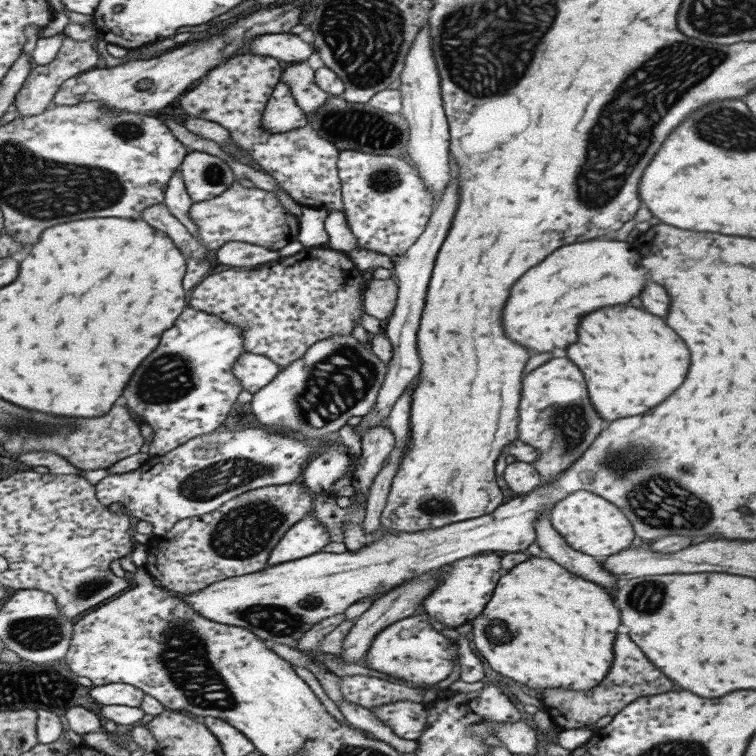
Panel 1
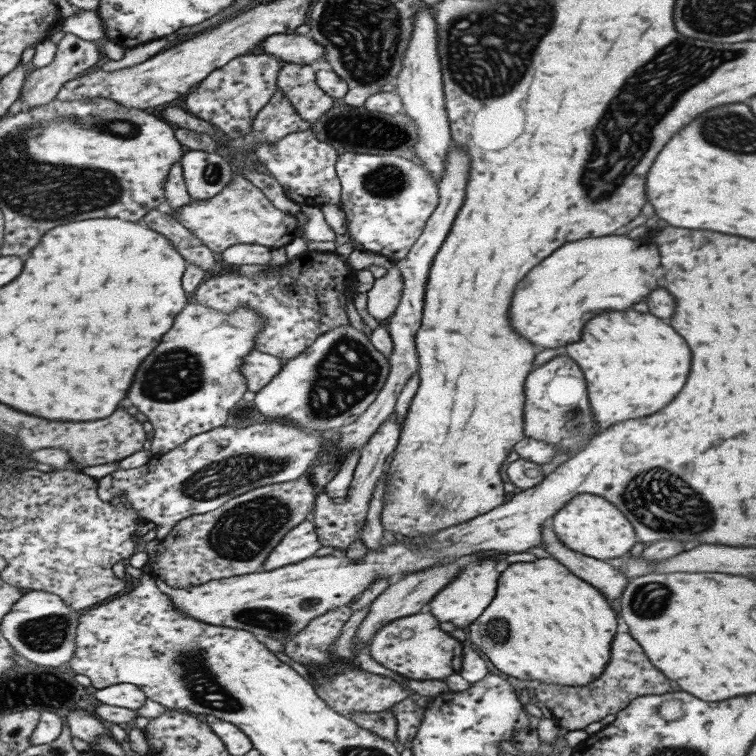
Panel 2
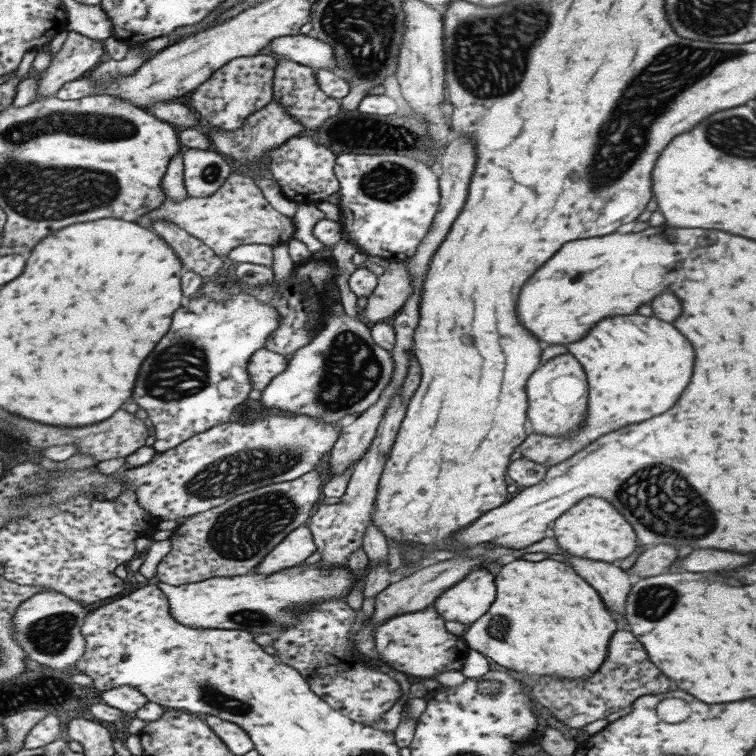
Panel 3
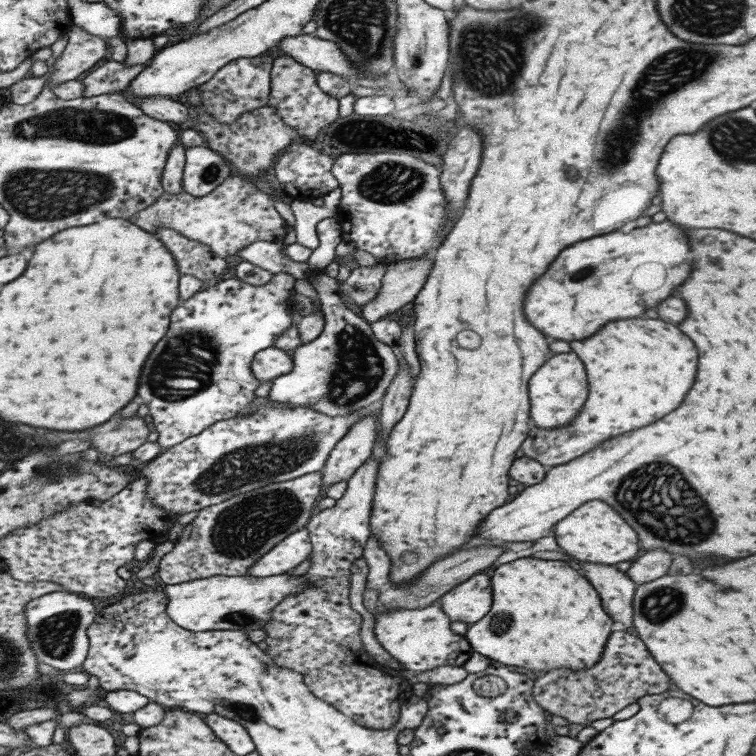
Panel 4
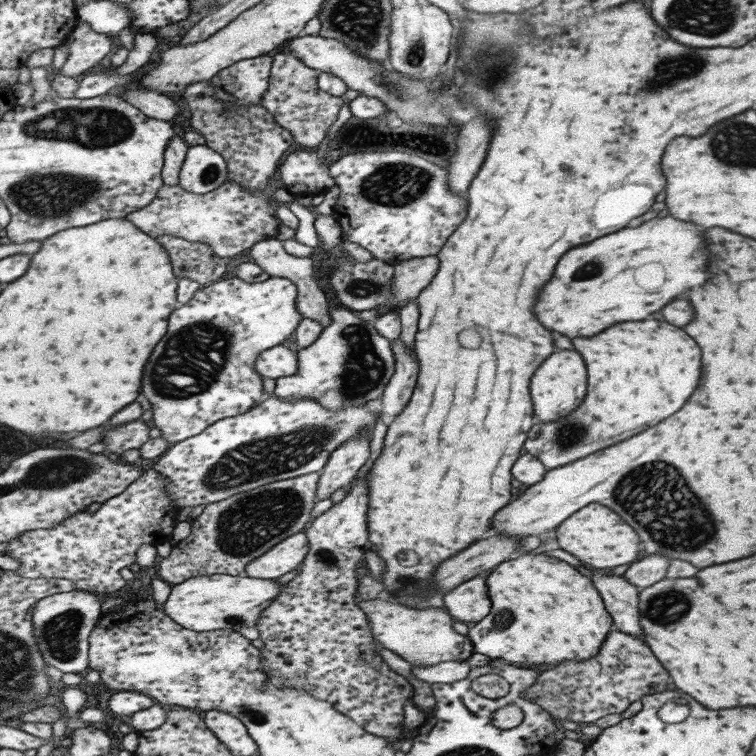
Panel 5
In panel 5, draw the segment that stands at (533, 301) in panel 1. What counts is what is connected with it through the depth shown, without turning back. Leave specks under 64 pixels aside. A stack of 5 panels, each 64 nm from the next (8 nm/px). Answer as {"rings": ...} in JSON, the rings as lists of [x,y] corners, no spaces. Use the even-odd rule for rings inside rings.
{"rings":[[[672,216],[654,218],[638,228],[624,228],[588,246],[568,250],[534,310],[546,328],[570,338],[592,336],[618,322],[646,320],[680,294],[708,280],[706,248],[704,232],[696,224]]]}

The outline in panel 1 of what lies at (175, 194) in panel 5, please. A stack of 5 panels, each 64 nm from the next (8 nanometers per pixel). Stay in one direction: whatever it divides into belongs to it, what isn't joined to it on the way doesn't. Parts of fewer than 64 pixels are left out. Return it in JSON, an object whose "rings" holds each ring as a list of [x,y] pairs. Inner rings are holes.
{"rings":[[[238,179],[222,194],[207,201],[193,202],[188,216],[198,226],[198,240],[214,251],[228,242],[246,242],[278,251],[297,241],[299,234],[299,219],[285,209],[272,192],[257,187],[245,188]]]}

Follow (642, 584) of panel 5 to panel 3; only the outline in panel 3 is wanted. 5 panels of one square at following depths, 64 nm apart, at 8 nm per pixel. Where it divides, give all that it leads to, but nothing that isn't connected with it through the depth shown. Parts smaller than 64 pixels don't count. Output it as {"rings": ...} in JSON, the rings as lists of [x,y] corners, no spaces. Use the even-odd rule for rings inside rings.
{"rings":[[[654,546],[654,548],[642,552],[638,562],[629,568],[628,572],[636,580],[638,580],[638,576],[640,578],[660,576],[676,560],[676,554],[678,554],[678,550],[672,546]]]}

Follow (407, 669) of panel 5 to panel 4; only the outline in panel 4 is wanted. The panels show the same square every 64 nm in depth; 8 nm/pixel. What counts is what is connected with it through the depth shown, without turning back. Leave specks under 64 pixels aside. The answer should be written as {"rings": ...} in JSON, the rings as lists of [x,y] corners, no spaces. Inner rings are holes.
{"rings":[[[364,557],[357,558],[352,562],[351,576],[351,590],[349,593],[350,603],[353,610],[362,616],[362,630],[360,630],[360,637],[362,638],[365,651],[374,660],[385,666],[389,671],[394,673],[403,673],[402,665],[398,660],[394,659],[379,643],[374,634],[374,627],[376,623],[375,615],[370,613],[364,607],[364,590],[367,584],[367,574],[369,566]]]}

